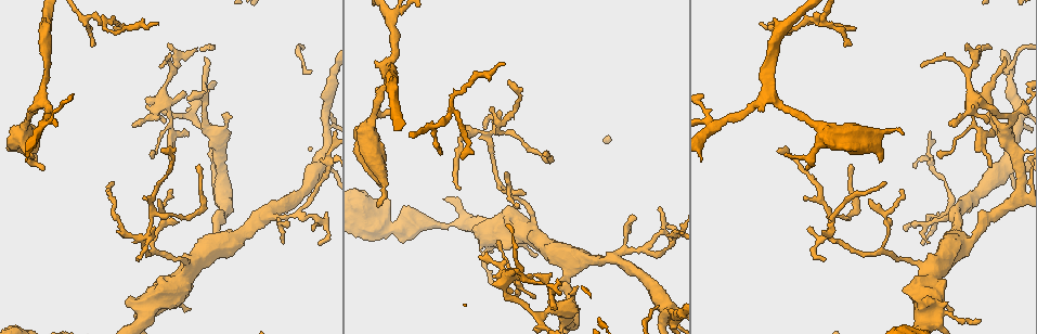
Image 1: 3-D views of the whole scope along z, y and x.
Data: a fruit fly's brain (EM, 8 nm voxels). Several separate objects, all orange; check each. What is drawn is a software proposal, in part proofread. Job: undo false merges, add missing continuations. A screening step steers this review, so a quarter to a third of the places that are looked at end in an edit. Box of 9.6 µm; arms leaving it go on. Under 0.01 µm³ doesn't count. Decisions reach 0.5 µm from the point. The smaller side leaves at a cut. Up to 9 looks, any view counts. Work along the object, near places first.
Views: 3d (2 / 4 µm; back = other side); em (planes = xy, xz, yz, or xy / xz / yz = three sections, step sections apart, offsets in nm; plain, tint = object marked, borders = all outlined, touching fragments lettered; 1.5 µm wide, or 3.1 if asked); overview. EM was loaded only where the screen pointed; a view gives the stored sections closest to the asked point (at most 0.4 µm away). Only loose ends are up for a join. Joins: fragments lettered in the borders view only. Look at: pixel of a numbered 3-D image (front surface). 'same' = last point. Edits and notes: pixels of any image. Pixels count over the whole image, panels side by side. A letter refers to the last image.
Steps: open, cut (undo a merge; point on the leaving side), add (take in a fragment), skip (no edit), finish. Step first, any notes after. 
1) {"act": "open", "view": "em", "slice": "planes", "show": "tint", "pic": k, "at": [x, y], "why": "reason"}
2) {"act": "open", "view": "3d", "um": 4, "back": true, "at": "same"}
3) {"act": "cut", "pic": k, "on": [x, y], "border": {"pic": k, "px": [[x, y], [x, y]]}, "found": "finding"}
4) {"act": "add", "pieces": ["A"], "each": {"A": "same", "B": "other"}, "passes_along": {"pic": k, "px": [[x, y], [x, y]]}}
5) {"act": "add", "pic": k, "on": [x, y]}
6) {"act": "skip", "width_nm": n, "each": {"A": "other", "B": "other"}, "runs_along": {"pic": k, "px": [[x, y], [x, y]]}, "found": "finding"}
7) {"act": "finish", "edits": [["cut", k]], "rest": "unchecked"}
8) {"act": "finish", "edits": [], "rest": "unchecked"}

{"act": "open", "view": "em", "slice": "yz", "step": 4, "show": "tint", "pic": 1, "at": [388, 21], "why": "looks like a crossing"}

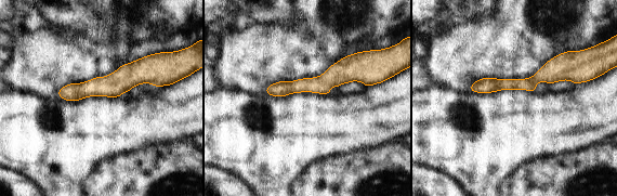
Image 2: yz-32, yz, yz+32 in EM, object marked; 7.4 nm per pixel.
{"act": "open", "view": "em", "slice": "xz", "step": 4, "show": "borders", "at": "same", "why": "cut it another way"}

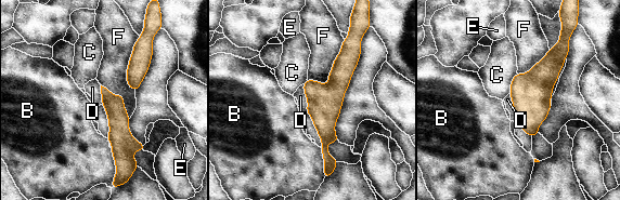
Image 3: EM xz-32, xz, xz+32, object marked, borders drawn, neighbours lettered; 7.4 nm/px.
{"act": "skip", "each": {"B": "other", "C": "other", "D": "other", "E": "other", "F": "other"}, "border": {"pic": 3, "px": [[517, 74], [513, 78], [508, 93]]}, "found": "one cell here"}

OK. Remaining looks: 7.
{"act": "open", "view": "3d", "um": 4, "pic": 1, "at": [760, 24], "why": "branch stops here"}

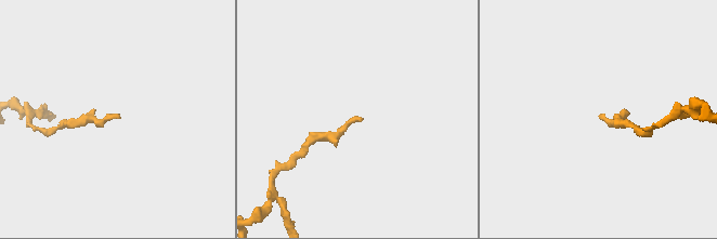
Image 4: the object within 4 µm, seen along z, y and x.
{"act": "open", "view": "em", "slice": "planes", "show": "plain", "pic": 4, "at": [361, 118]}

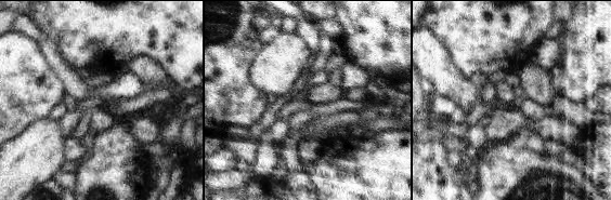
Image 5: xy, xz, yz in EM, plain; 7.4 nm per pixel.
{"act": "open", "view": "em", "slice": "planes", "show": "borders", "at": "same", "why": "what lies round it"}

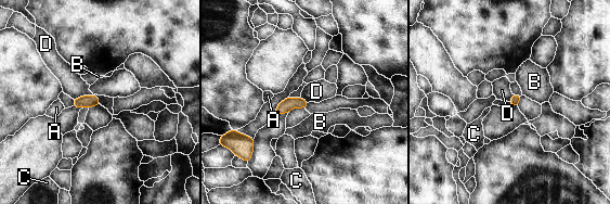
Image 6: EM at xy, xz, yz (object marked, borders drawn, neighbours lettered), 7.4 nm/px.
{"act": "skip", "each": {"A": "other", "B": "other", "C": "other", "D": "other"}, "border": {"pic": 6, "px": [[73, 99], [94, 94], [101, 104]]}, "found": "no lettered fragment goes on from it"}

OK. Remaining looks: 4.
{"act": "open", "view": "3d", "um": 4, "pic": 1, "at": [577, 285], "why": "an open end"}

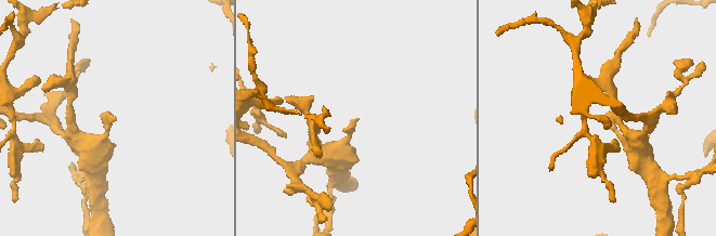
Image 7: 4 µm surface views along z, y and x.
{"act": "open", "view": "em", "slice": "xy", "step": 8, "show": "tint", "pic": 7, "at": [115, 117]}

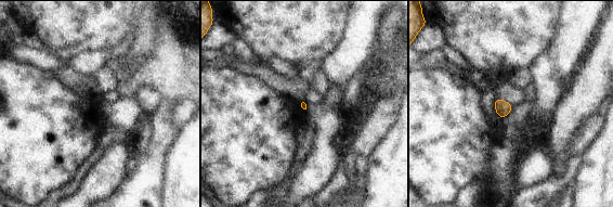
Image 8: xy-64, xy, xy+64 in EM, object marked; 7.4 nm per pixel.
{"act": "open", "view": "em", "slice": "xy", "step": 8, "show": "borders", "at": "same", "why": "see the neighbours"}

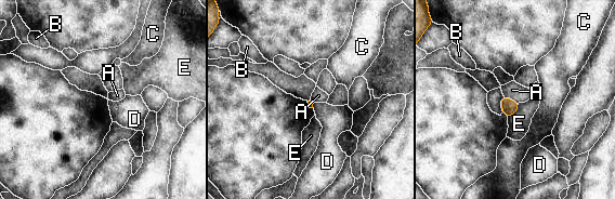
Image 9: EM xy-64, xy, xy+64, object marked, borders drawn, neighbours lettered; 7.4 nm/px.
{"act": "skip", "each": {"A": "other", "B": "other", "C": "other", "D": "other", "E": "other"}, "found": "no lettered fragment goes on from it"}

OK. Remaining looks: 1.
{"act": "finish", "edits": [], "rest": "unchecked"}

